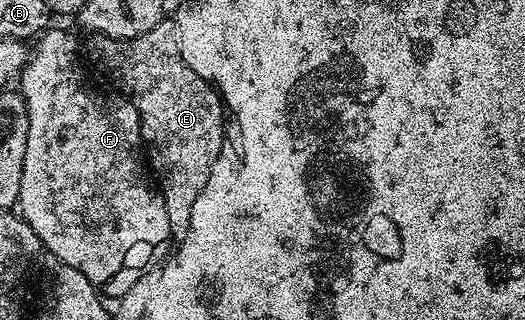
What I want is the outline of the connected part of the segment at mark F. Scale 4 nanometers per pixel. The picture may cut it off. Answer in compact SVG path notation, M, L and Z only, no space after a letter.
M47 29L37 39L38 51L29 55L20 75L20 93L28 108L30 127L17 205L22 206L21 217L34 229L43 247L49 253L51 250L61 265L84 272L103 295L111 294L111 299L117 300L153 267L150 266L153 262L161 263L171 249L166 199L146 175L148 166L144 161L138 109L125 96L102 95L90 90L78 63L77 40L54 29Z

